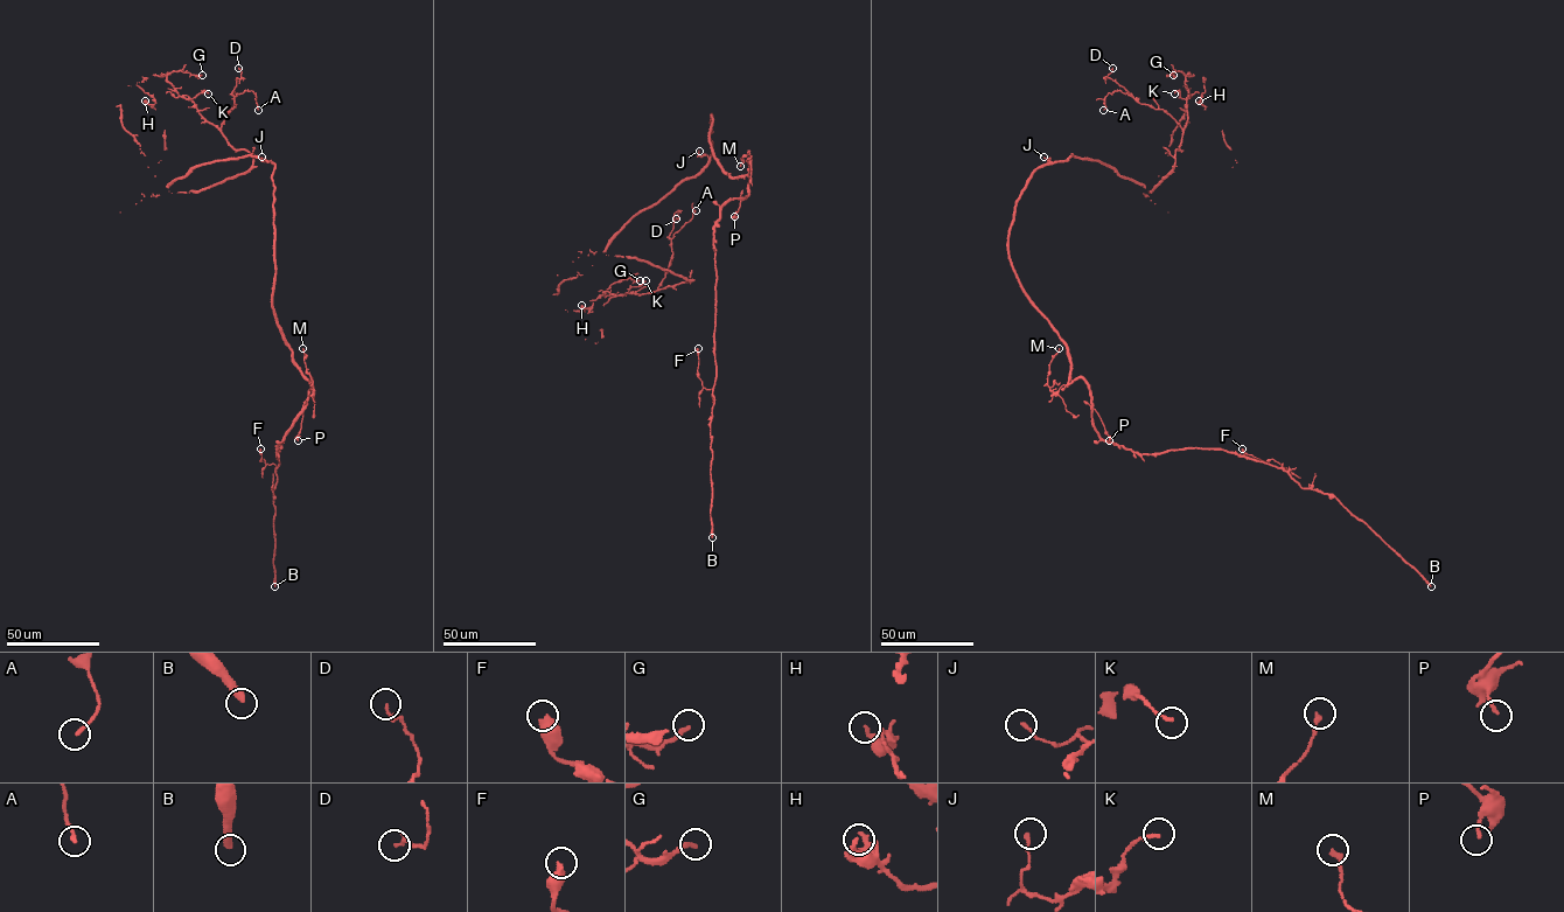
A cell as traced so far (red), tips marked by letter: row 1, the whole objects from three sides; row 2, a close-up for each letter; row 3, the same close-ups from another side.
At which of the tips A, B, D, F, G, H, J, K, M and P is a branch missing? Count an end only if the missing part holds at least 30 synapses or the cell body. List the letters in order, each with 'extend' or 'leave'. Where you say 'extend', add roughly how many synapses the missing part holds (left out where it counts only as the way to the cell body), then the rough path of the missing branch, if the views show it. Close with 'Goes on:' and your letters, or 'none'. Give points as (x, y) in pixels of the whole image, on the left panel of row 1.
A: leave
B: extend; 700 synapses
D: leave
F: leave
G: leave
H: leave
J: leave
K: leave
M: leave
P: leave
Goes on: B

